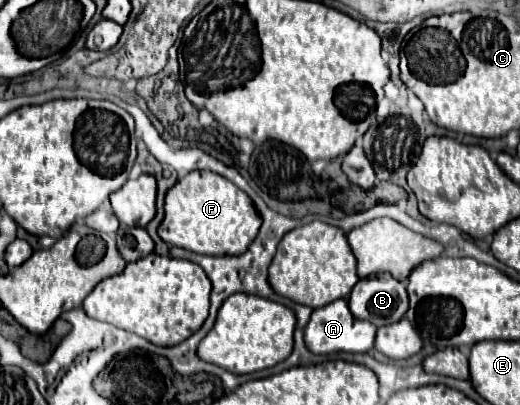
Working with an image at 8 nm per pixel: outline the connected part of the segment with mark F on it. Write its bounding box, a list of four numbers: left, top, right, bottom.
[159,171,261,255]

